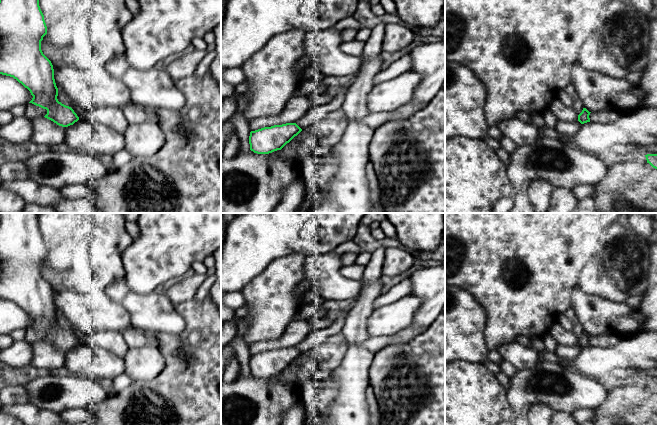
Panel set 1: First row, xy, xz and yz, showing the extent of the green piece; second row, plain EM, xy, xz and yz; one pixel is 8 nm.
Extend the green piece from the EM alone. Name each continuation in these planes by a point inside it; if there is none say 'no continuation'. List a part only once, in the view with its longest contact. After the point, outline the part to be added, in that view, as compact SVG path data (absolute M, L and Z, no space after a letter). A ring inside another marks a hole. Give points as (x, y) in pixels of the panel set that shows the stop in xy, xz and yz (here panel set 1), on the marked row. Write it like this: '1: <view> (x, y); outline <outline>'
no continuation

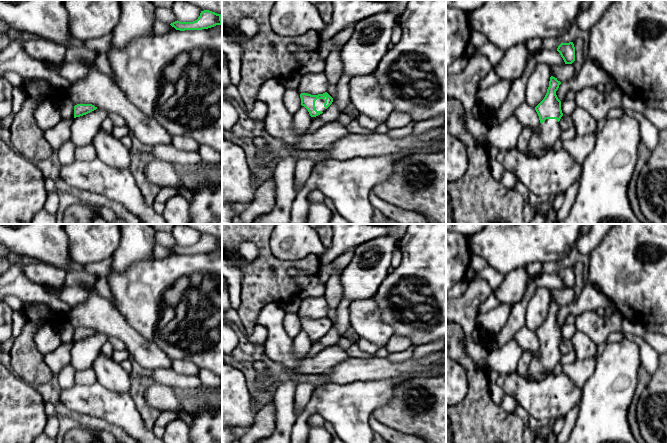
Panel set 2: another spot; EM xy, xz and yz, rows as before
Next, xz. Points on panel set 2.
1: xz (319, 103); outline M326 97L324 99L317 99L315 101L315 107L316 107L317 111L324 112L326 110L325 107L324 107L325 99L326 99Z

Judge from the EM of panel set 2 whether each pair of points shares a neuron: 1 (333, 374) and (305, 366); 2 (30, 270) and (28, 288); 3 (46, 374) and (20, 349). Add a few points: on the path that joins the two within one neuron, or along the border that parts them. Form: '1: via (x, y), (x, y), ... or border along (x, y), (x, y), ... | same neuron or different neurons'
1: border along (346, 359), (319, 374) | different neurons
2: border along (24, 266), (24, 274), (32, 281), (42, 285) | different neurons
3: via (40, 369), (26, 355) | same neuron

